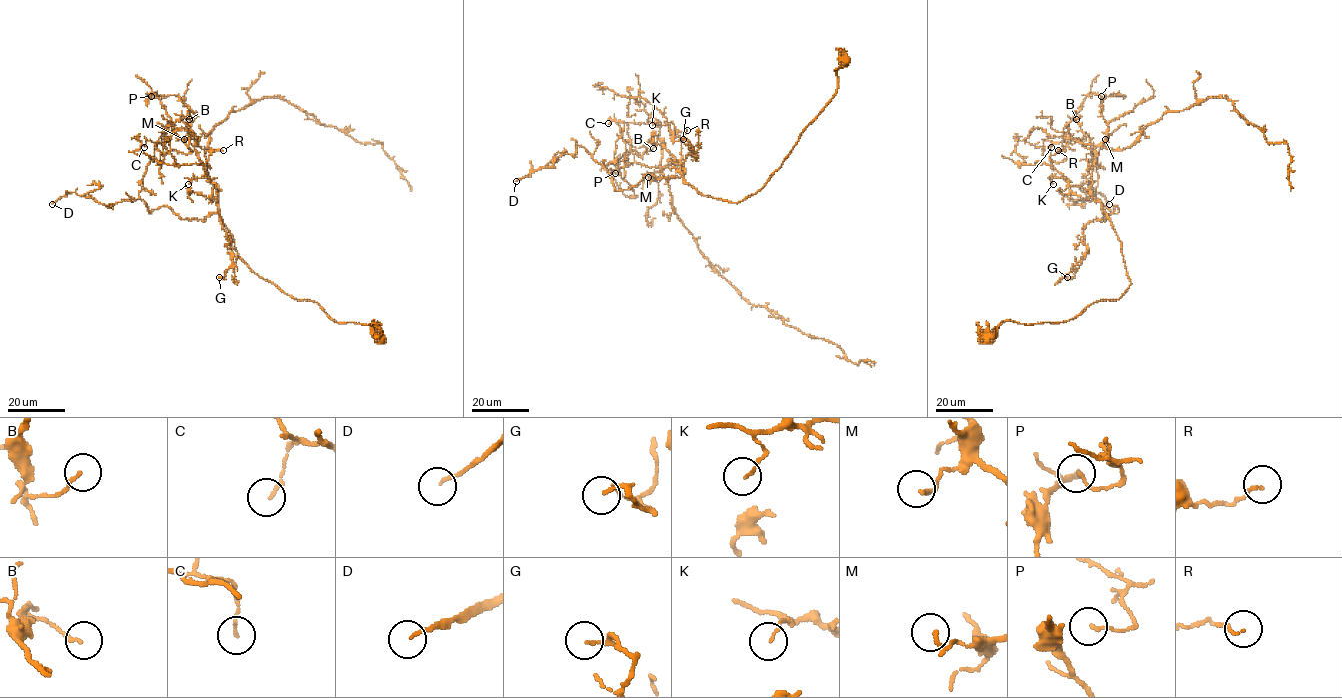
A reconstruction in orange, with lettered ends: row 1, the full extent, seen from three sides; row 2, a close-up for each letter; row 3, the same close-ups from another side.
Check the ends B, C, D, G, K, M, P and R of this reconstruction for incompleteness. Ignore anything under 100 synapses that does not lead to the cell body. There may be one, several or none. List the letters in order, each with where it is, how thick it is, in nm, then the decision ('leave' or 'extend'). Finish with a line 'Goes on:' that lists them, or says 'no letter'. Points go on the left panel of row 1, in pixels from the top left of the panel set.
B: (189, 119) | 130 nm | leave
C: (144, 147) | 110 nm | leave
D: (52, 204) | 110 nm | extend
G: (219, 277) | 130 nm | leave
K: (188, 184) | 110 nm | leave
M: (184, 139) | 160 nm | leave
P: (151, 96) | 110 nm | leave
R: (223, 150) | 100 nm | leave
Goes on: D

